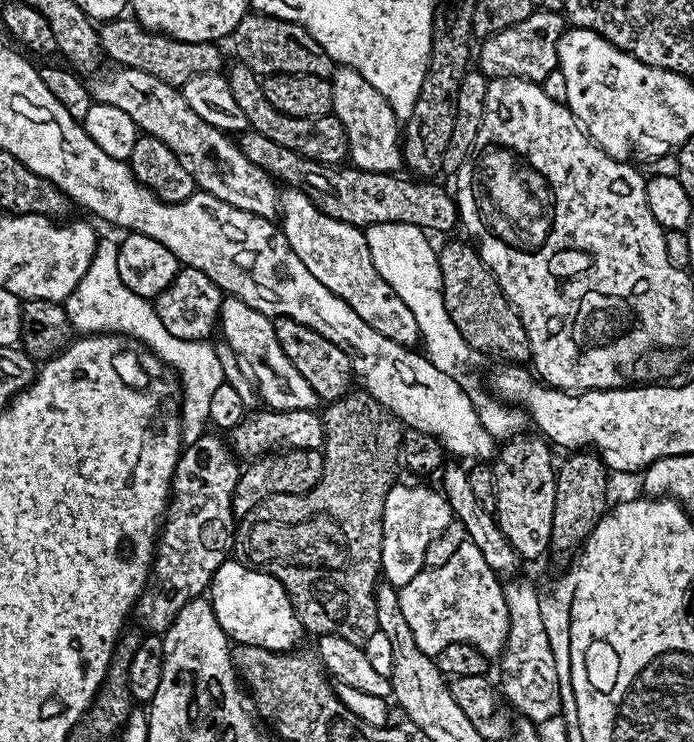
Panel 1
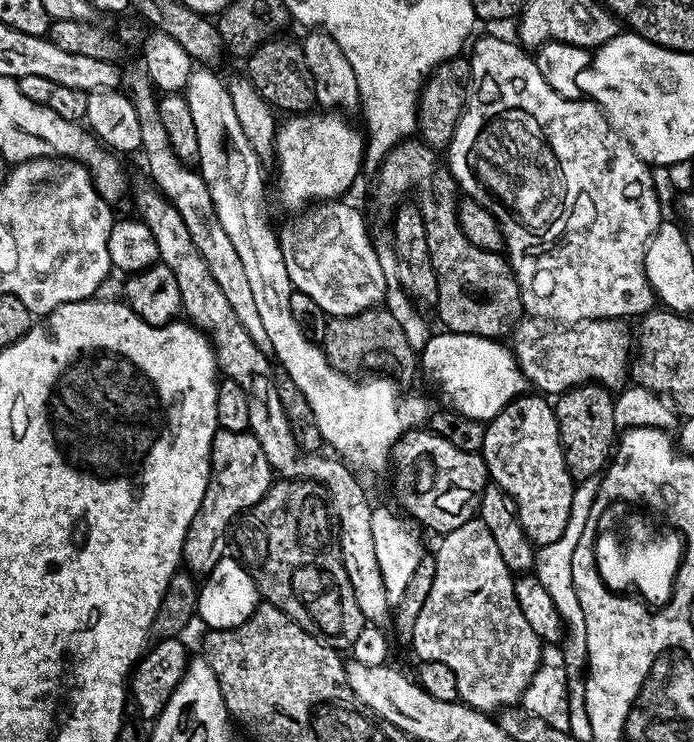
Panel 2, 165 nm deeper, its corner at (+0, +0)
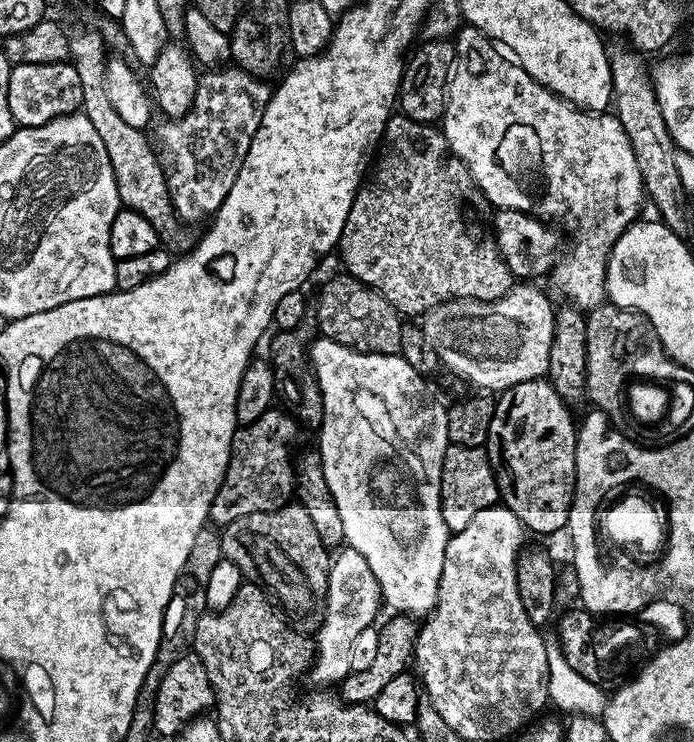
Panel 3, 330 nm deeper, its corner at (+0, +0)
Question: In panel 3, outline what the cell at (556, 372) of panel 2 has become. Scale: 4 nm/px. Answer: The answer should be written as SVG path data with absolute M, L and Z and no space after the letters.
M532 282L513 283L512 289L497 300L447 300L423 317L422 327L440 353L441 365L457 372L464 380L477 384L477 389L499 394L518 382L541 379L548 371L548 351L552 341L550 327L555 319L554 304L542 289Z

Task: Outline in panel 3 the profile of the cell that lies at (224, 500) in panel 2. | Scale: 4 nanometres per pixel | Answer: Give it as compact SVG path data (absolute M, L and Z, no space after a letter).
M270 407L262 418L237 427L224 481L208 511L213 525L237 523L255 512L273 512L293 499L294 460L288 457L288 444L295 442L298 424L279 407Z

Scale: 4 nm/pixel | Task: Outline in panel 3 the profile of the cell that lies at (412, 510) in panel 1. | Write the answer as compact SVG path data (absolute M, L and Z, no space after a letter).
M344 546L337 552L340 553L337 556L335 553L331 557L331 564L328 565L328 582L324 585L322 593L324 621L321 622L320 629L316 632L316 640L314 636L314 659L310 664L313 682L316 684L332 684L332 686L339 685L340 681L346 679L349 672L352 671L350 664L351 643L362 630L373 627L377 623L376 615L379 614L380 608L382 609L382 597L377 579L374 578L373 571L370 570L368 563L358 554L358 550Z

